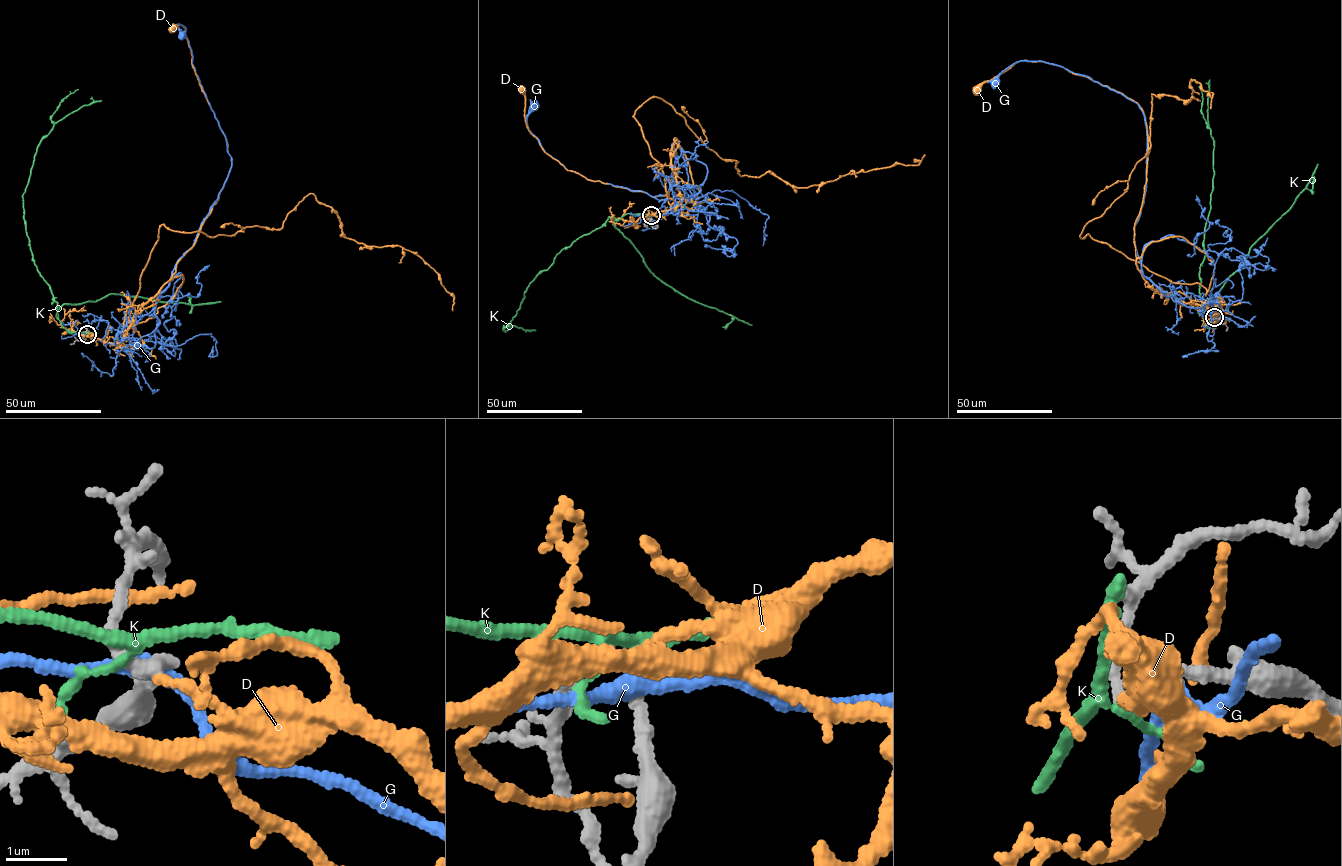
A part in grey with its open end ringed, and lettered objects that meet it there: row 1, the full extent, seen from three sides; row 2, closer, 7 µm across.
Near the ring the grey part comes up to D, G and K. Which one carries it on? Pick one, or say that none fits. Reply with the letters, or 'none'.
none

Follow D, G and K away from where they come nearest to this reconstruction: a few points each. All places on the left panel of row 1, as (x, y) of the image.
D: (87, 334), (120, 344), (134, 314), (194, 244), (229, 172), (225, 138), (196, 75), (186, 29), (172, 27)
G: (87, 334), (116, 345), (154, 347), (158, 298), (230, 171), (225, 137), (179, 24), (182, 36)
K: (86, 333), (62, 327), (50, 286), (34, 264), (22, 195), (40, 140), (67, 115), (101, 101)

